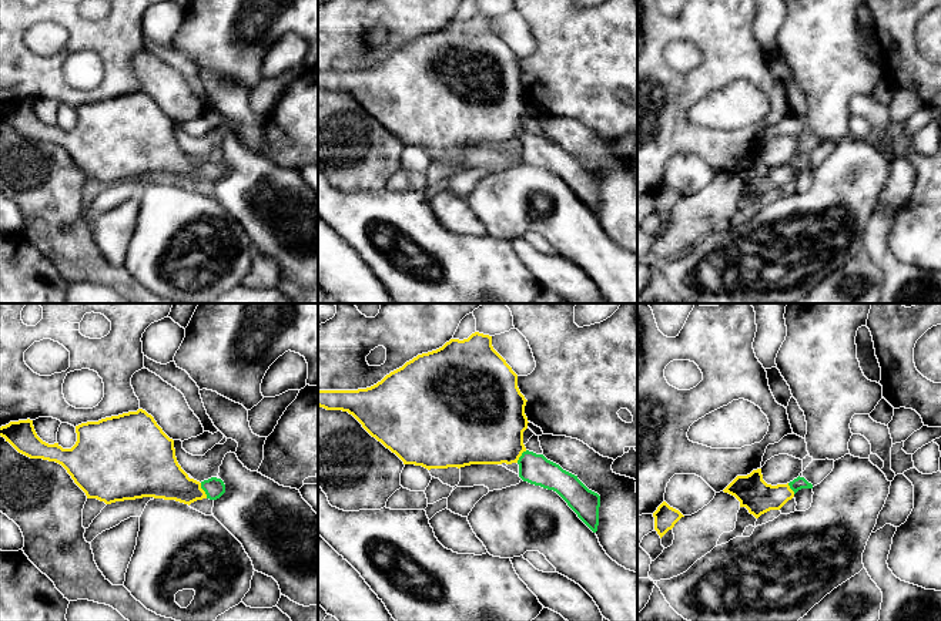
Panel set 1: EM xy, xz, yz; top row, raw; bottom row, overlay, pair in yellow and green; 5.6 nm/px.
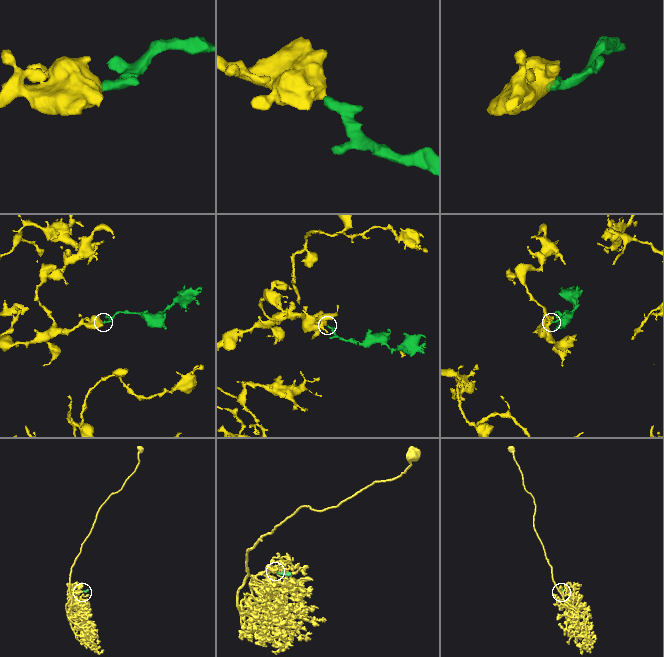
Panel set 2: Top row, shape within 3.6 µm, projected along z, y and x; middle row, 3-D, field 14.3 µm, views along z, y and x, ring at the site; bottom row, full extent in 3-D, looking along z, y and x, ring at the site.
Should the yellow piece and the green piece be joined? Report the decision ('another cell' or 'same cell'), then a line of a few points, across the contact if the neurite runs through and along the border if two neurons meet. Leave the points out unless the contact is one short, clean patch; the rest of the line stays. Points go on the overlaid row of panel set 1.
same cell; line xy (161, 476), (186, 490), (203, 490), (214, 487)

